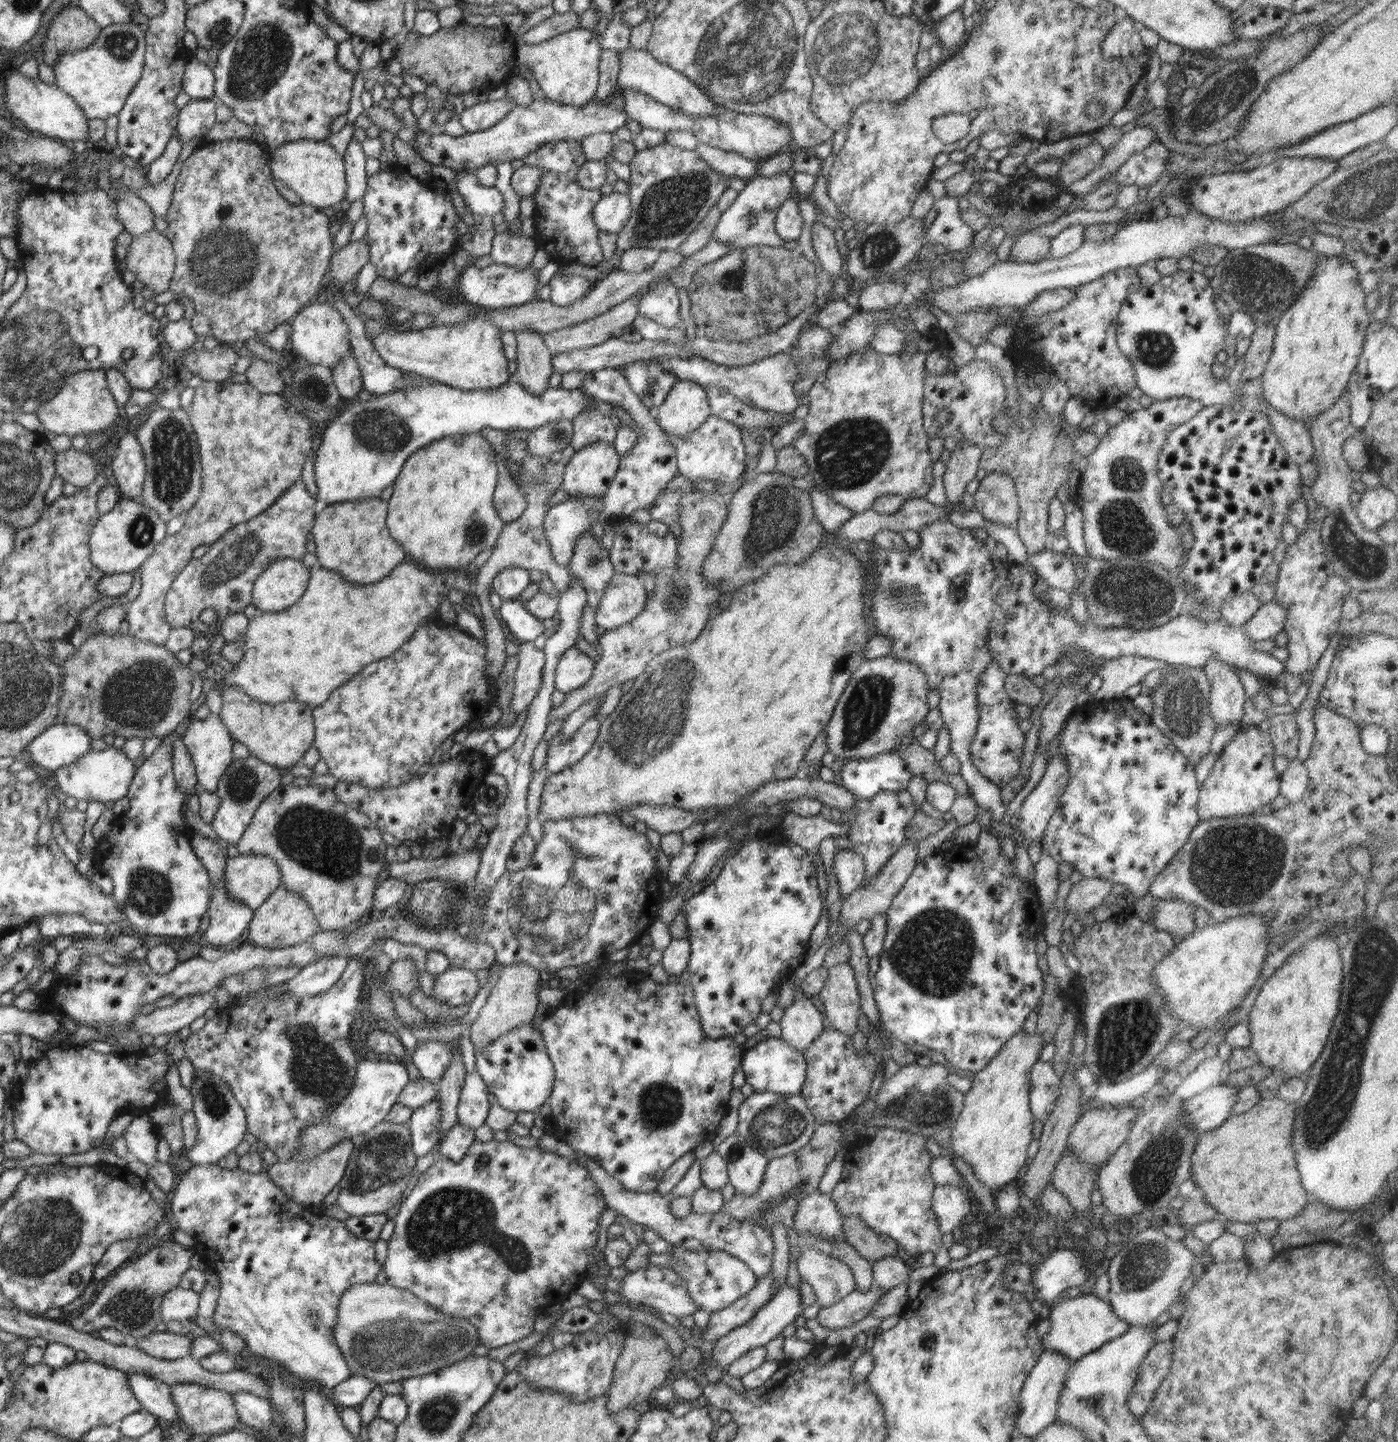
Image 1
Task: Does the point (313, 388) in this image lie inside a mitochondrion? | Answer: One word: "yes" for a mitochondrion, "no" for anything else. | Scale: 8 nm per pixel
yes

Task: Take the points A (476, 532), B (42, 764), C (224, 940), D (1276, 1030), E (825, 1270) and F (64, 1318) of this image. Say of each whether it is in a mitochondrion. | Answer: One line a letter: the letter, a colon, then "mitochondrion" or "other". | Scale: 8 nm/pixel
A: mitochondrion
B: other
C: other
D: other
E: other
F: other

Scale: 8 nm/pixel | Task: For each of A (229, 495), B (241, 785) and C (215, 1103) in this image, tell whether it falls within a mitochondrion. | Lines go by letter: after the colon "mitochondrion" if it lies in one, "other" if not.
A: other
B: mitochondrion
C: mitochondrion

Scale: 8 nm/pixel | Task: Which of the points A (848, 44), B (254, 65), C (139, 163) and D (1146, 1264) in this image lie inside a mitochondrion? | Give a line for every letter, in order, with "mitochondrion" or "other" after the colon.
A: mitochondrion
B: mitochondrion
C: other
D: mitochondrion

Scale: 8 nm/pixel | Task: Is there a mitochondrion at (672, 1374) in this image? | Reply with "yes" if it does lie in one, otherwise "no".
no

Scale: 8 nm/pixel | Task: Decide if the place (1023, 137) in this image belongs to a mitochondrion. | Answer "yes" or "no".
no

